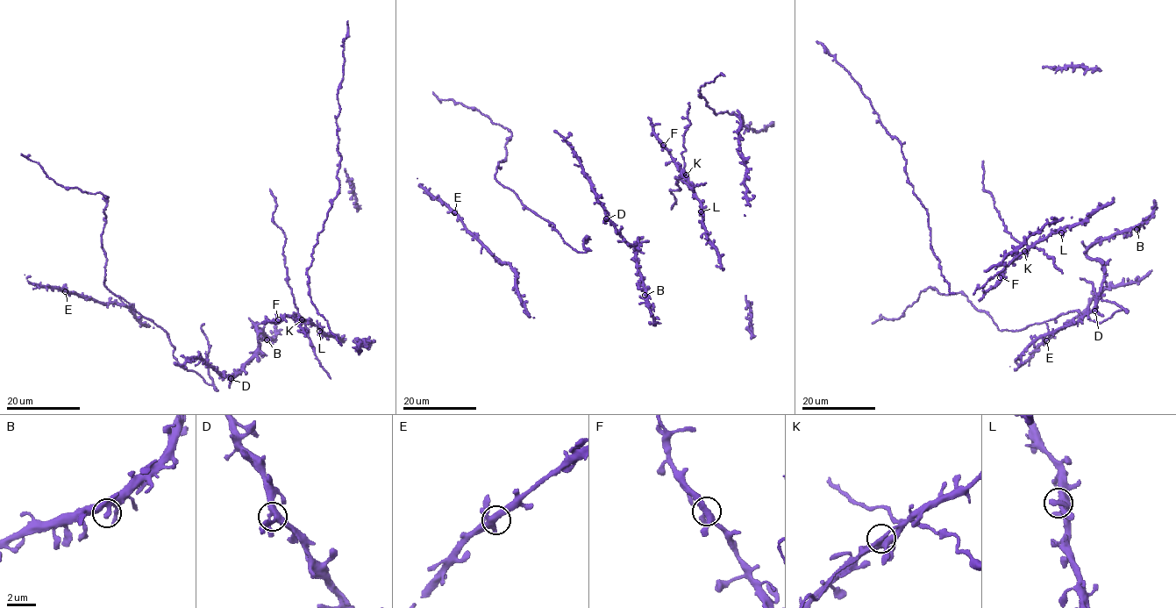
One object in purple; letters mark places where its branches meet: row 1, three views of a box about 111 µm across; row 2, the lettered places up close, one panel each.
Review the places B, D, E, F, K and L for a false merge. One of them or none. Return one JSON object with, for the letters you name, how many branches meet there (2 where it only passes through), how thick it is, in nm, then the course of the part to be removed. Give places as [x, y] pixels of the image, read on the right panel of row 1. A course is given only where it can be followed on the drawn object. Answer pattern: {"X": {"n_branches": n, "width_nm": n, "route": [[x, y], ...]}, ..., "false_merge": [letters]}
{"K": {"n_branches": 4, "width_nm": 280, "route": [[1024, 251], [973, 294]]}, "false_merge": ["K"]}

